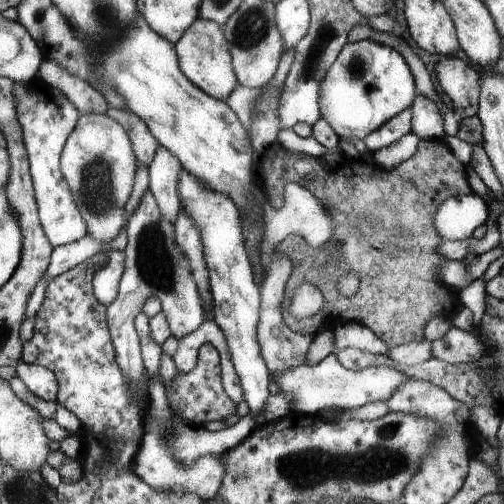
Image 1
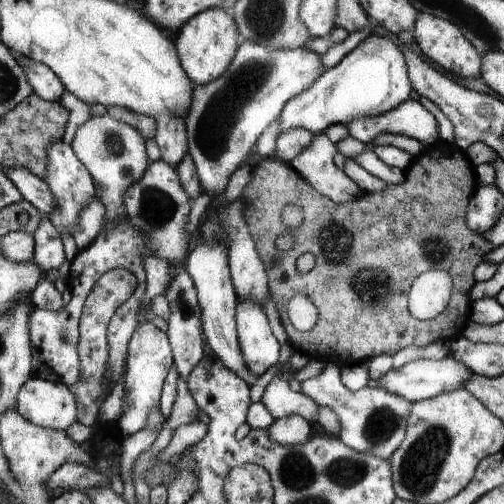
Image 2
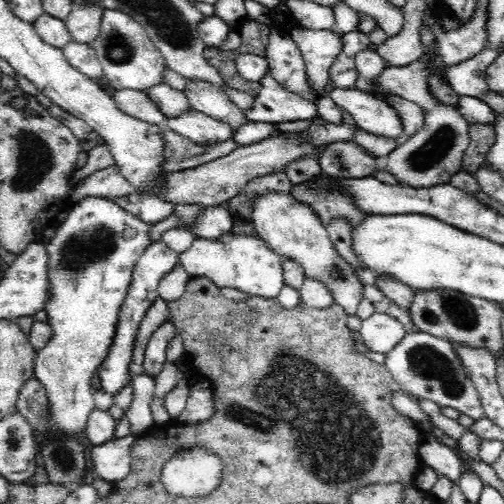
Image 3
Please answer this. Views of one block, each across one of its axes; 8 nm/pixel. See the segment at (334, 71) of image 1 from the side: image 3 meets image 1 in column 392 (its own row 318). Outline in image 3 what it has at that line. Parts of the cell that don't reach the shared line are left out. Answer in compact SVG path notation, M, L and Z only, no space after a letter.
M86 196L78 204L70 204L70 214L62 222L62 226L56 230L56 236L50 244L46 244L48 252L48 270L50 270L50 286L48 286L48 300L44 304L44 312L48 316L48 326L54 332L52 340L36 352L34 358L34 378L42 382L46 396L48 396L48 424L46 430L52 430L54 436L64 434L68 438L74 438L82 442L82 436L88 428L88 418L92 410L96 408L94 402L94 388L90 384L90 378L98 372L98 366L106 360L110 346L114 342L118 314L124 304L124 298L128 296L128 288L132 282L136 260L148 250L152 244L150 228L146 222L140 222L132 214L124 212L116 200L110 198L96 198Z

